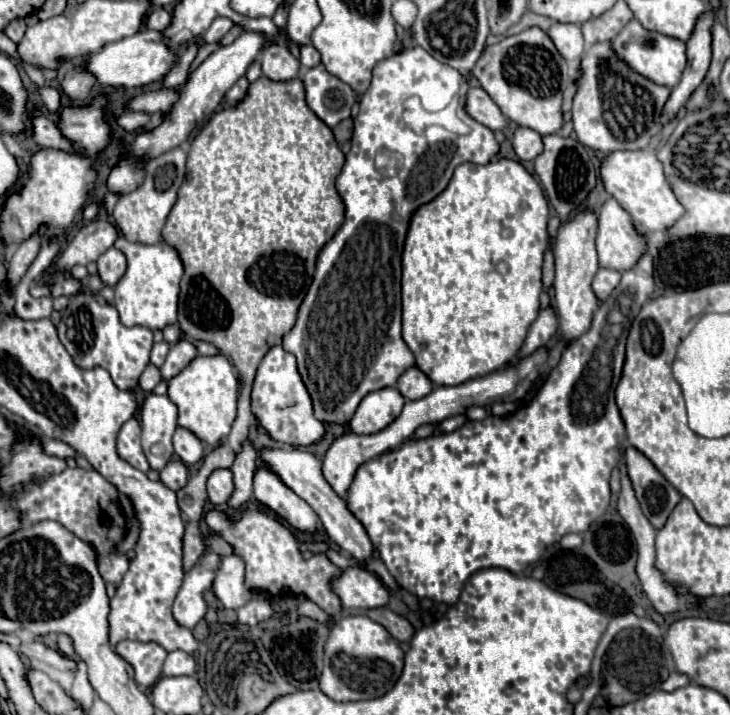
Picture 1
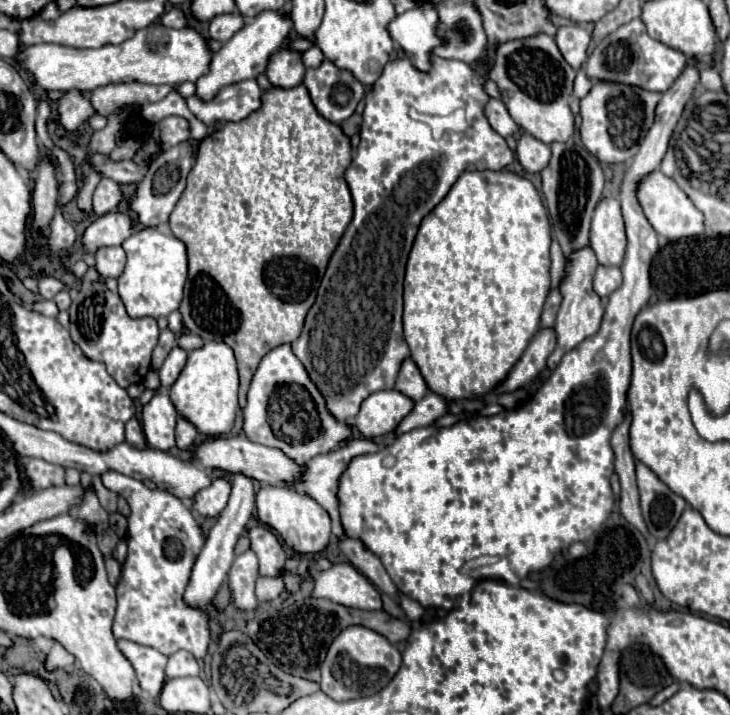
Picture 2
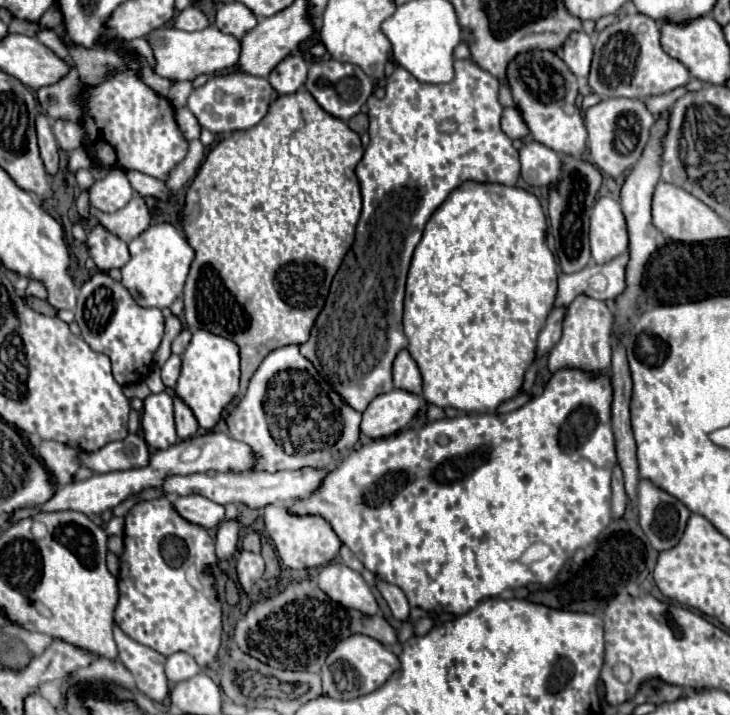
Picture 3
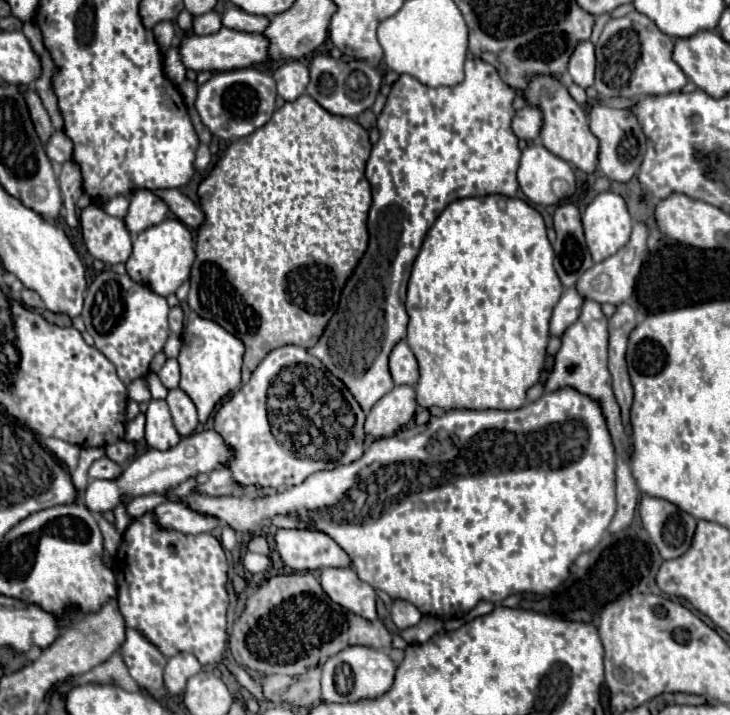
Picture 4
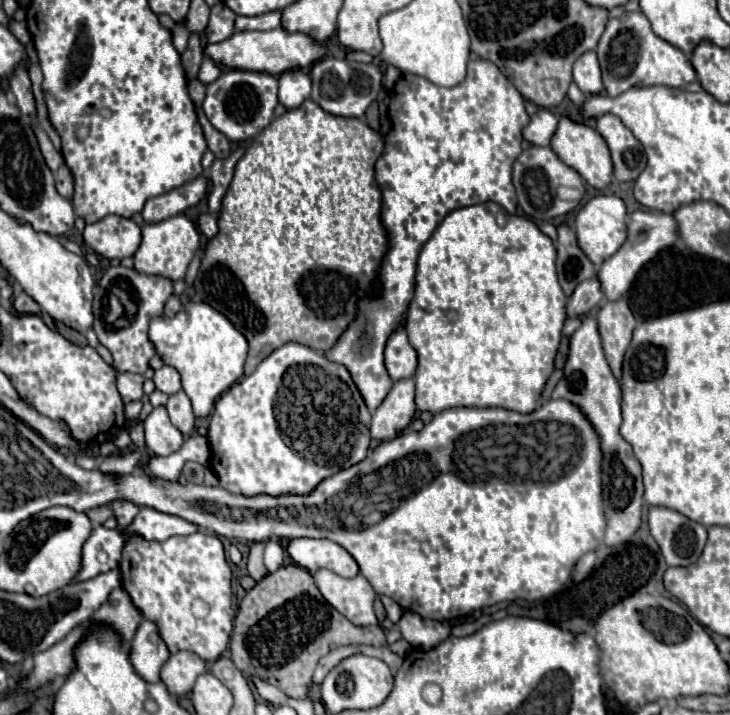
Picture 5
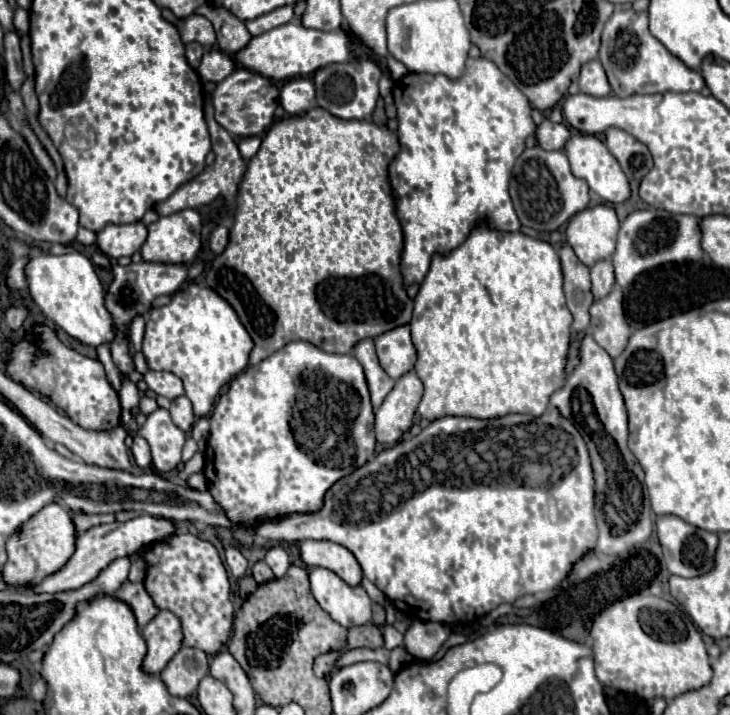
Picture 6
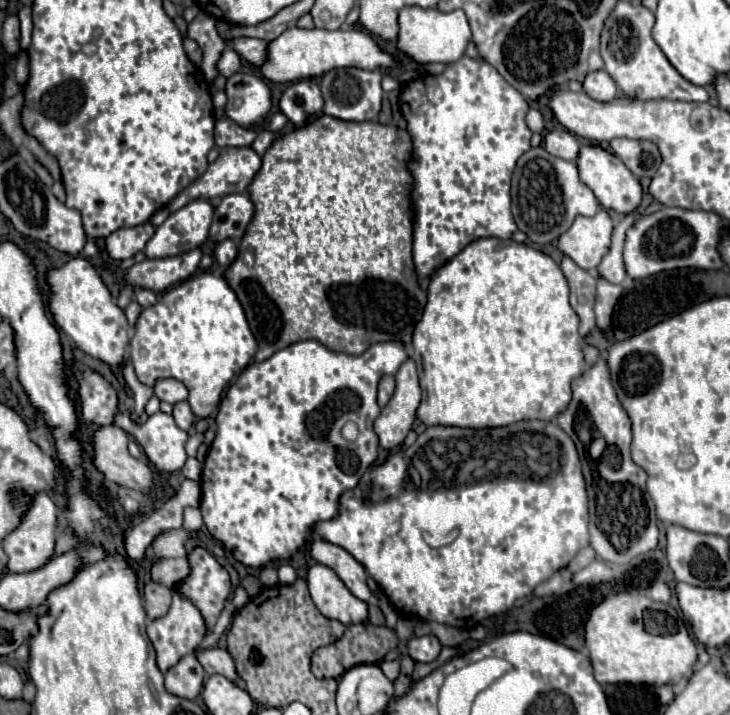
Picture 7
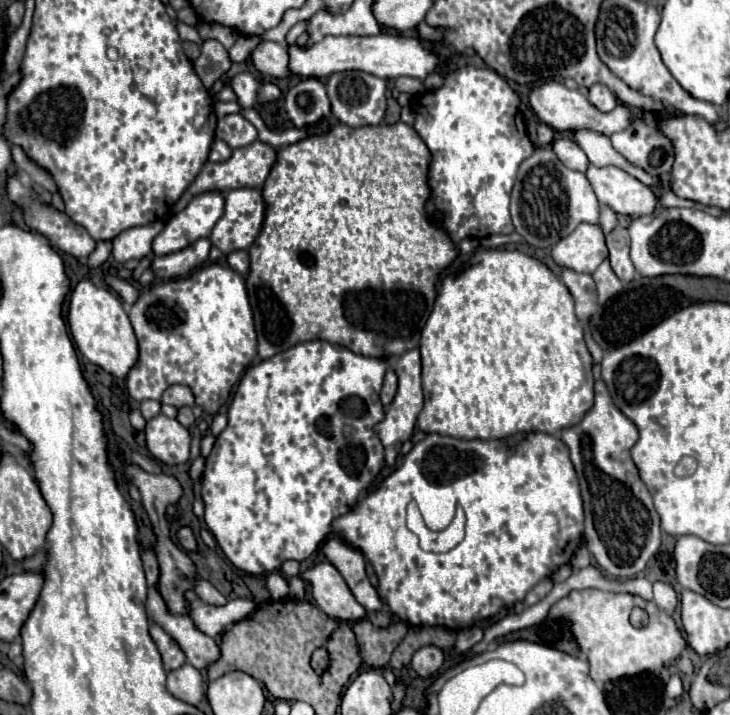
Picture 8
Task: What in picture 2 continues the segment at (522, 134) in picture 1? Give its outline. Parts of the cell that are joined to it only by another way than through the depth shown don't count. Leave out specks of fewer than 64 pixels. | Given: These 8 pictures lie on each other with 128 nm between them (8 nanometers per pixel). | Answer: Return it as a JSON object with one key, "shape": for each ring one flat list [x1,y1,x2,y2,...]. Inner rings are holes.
{"shape":[[524,134,520,140,518,140,518,148,516,148,516,156,518,156,518,162,524,166,526,172,542,172,548,162,550,162,550,146,536,140,534,136,530,134]]}

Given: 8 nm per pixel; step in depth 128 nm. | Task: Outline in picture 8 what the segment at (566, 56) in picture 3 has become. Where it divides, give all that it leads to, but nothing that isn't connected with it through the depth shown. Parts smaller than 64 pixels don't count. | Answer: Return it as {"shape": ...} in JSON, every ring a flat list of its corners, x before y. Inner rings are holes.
{"shape":[[594,84,588,90,588,100,592,106,596,106,600,112,612,112,618,106,616,96,602,84]]}

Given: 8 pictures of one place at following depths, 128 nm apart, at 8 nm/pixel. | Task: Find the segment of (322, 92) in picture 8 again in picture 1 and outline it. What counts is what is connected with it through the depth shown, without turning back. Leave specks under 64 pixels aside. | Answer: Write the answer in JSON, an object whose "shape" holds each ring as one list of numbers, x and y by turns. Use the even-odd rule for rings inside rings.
{"shape":[[270,44,262,50,260,56,262,74,276,82,286,82,298,78,300,72,300,60,286,48,278,44]]}

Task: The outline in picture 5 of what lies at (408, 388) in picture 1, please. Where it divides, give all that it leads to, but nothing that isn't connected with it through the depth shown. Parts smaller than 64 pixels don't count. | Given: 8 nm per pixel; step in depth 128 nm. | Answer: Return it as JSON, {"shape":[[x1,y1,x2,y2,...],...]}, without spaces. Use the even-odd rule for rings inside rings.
{"shape":[[404,326,396,328,384,348,388,372,402,372,402,378,412,378,416,372,416,350,410,346]]}

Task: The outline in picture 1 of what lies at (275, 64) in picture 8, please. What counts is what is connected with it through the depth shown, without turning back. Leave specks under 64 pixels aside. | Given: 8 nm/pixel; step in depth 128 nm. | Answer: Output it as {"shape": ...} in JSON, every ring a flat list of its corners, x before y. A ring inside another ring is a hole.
{"shape":[[152,8,150,16,146,20,146,26,154,28,154,30,164,30,170,26,170,22,172,22,172,16,164,8]]}

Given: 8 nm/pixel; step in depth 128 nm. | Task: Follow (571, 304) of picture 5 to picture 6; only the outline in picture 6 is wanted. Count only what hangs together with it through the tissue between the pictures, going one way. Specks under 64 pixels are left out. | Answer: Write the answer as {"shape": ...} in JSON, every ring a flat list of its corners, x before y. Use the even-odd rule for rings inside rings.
{"shape":[[602,260,590,268,592,274,592,292,594,298,606,296,614,286,616,286,616,276,614,276,614,266,612,260]]}

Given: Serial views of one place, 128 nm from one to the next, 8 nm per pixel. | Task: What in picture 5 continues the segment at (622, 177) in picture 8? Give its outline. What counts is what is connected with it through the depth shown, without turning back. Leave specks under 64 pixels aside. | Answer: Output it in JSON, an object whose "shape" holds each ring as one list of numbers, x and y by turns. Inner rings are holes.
{"shape":[[560,118,558,132,554,134,554,140,552,140,550,146,554,148,554,152,560,156,560,160,564,164,568,164,572,170,576,170,596,190,604,190,612,184,614,164,610,160,610,150,606,148,606,142,602,140,602,136,598,136,598,132,592,126,576,124,568,118]]}

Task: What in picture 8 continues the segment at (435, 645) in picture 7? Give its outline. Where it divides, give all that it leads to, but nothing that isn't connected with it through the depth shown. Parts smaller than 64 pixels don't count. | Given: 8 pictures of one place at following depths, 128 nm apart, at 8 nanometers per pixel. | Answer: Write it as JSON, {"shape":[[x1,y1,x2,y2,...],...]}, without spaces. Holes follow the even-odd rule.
{"shape":[[436,646,420,648,412,658,412,668,420,678,434,678,444,664,444,654]]}

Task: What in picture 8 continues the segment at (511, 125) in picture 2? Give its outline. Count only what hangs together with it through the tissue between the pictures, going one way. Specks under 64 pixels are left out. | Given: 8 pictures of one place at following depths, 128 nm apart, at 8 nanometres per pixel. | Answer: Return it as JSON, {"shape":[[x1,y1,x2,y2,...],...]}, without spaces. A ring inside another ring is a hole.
{"shape":[[560,138,560,140,556,140,552,146,554,146,554,152,556,152,556,156,560,158,560,162,562,162,564,166,568,166,570,170,576,170,576,172,586,174,590,160,588,160,588,156,582,152,582,148,578,148,578,144,574,144,574,140,570,140,570,138]]}

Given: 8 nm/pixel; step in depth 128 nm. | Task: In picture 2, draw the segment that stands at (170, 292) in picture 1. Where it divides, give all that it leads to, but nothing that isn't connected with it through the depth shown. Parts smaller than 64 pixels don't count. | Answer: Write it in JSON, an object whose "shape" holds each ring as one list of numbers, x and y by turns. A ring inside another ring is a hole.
{"shape":[[142,228,124,240,122,248,128,256,128,262,122,276,118,278,118,294,122,296,128,314,134,318,158,318,168,316,172,310,176,310,182,300,182,290,188,274,188,256,184,242,170,232,164,234,156,228]]}

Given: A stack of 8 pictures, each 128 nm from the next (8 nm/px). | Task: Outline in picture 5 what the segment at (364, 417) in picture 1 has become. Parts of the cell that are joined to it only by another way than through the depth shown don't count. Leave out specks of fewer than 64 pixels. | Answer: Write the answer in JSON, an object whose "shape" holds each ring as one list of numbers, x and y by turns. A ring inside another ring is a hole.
{"shape":[[404,378,394,382,392,390,372,414,370,434,376,440,394,440,414,418,416,404,414,404,414,380]]}

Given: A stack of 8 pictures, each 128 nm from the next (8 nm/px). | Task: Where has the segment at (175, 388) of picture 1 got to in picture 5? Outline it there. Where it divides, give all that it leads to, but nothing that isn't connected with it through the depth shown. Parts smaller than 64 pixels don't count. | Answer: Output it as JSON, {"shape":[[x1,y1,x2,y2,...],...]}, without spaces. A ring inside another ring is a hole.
{"shape":[[188,300,176,316,162,314,152,318,148,338,164,364,176,368,182,376,182,390,188,394,198,418,206,418,216,398,242,378,248,342,222,312,206,302],[186,384,190,384,190,392]]}

